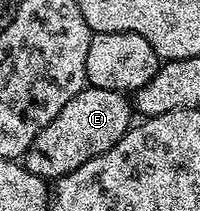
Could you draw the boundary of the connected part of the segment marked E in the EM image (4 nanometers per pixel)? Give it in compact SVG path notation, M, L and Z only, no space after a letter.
M85 87L61 111L57 111L52 121L42 129L41 135L33 139L21 158L21 164L30 173L44 179L58 179L69 175L69 171L77 171L89 159L97 159L97 155L105 155L109 147L117 147L117 143L131 130L133 124L133 105L124 94L117 91L92 89Z

